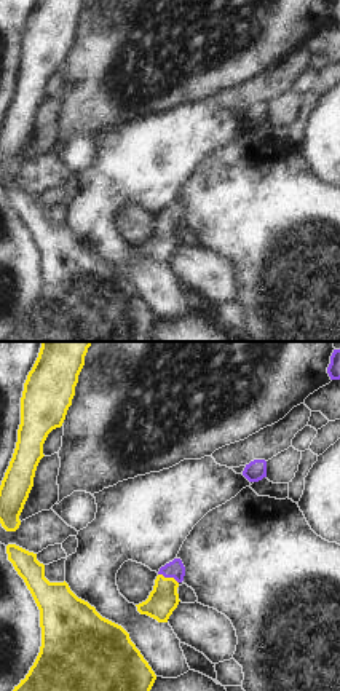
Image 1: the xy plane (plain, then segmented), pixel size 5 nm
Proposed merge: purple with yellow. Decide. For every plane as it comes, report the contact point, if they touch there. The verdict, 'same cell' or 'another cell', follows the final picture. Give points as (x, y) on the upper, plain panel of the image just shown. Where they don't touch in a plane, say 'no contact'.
contact (168, 219)

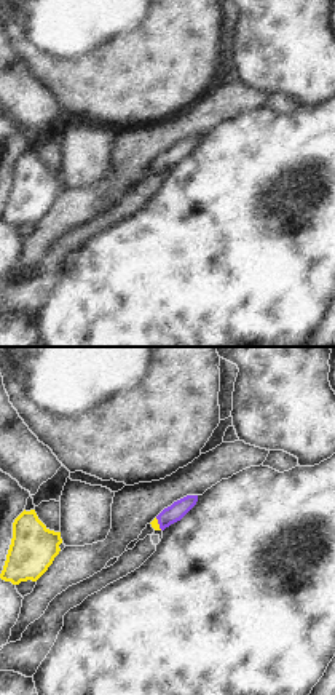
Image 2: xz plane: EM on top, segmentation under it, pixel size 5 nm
contact (158, 165)

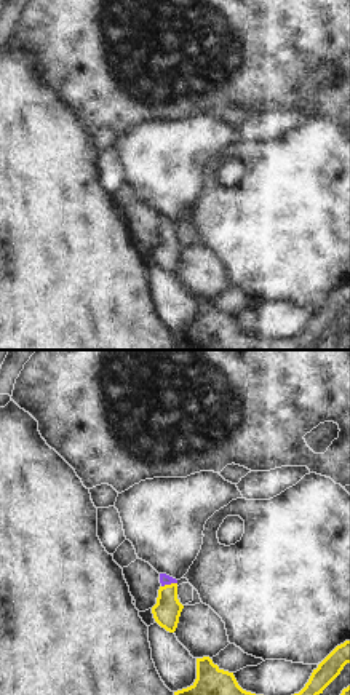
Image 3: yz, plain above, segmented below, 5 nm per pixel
contact (168, 226)

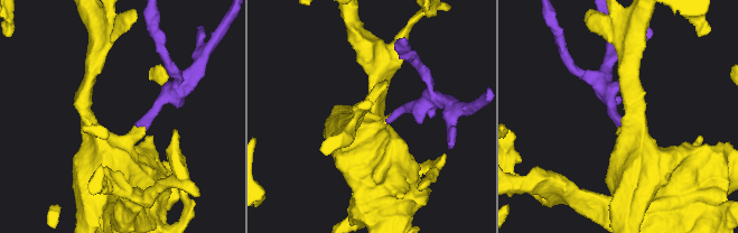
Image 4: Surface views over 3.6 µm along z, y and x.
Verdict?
same cell

